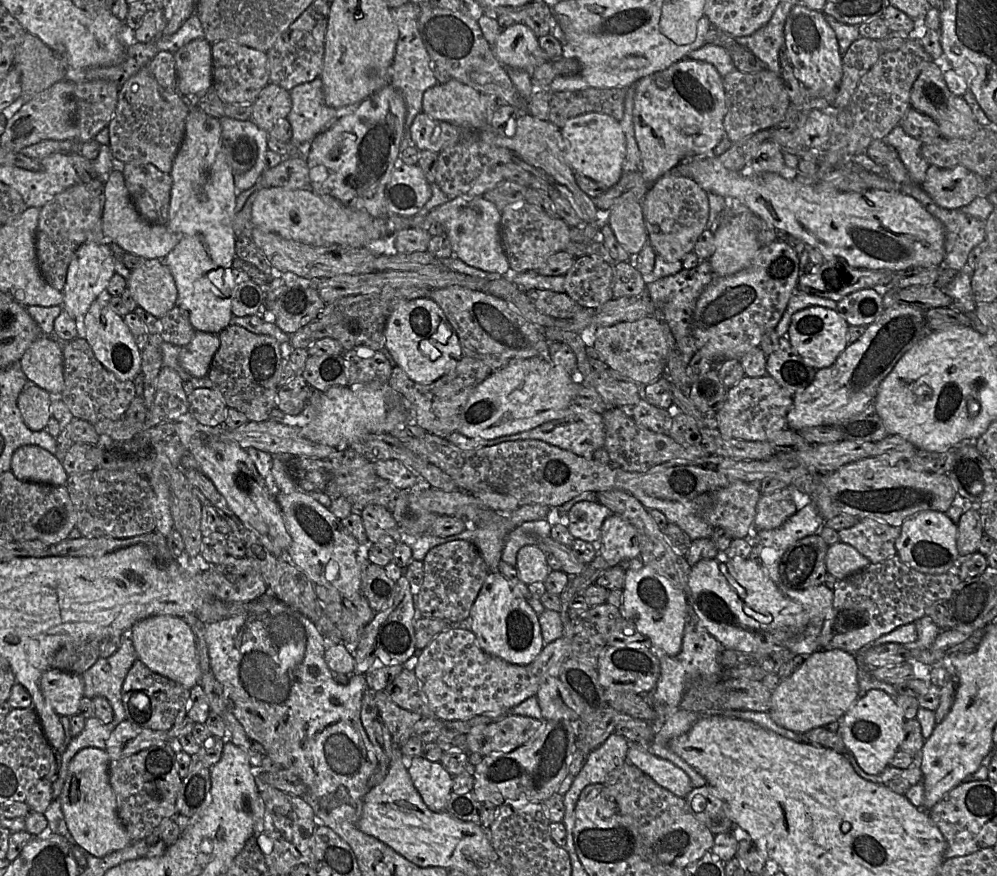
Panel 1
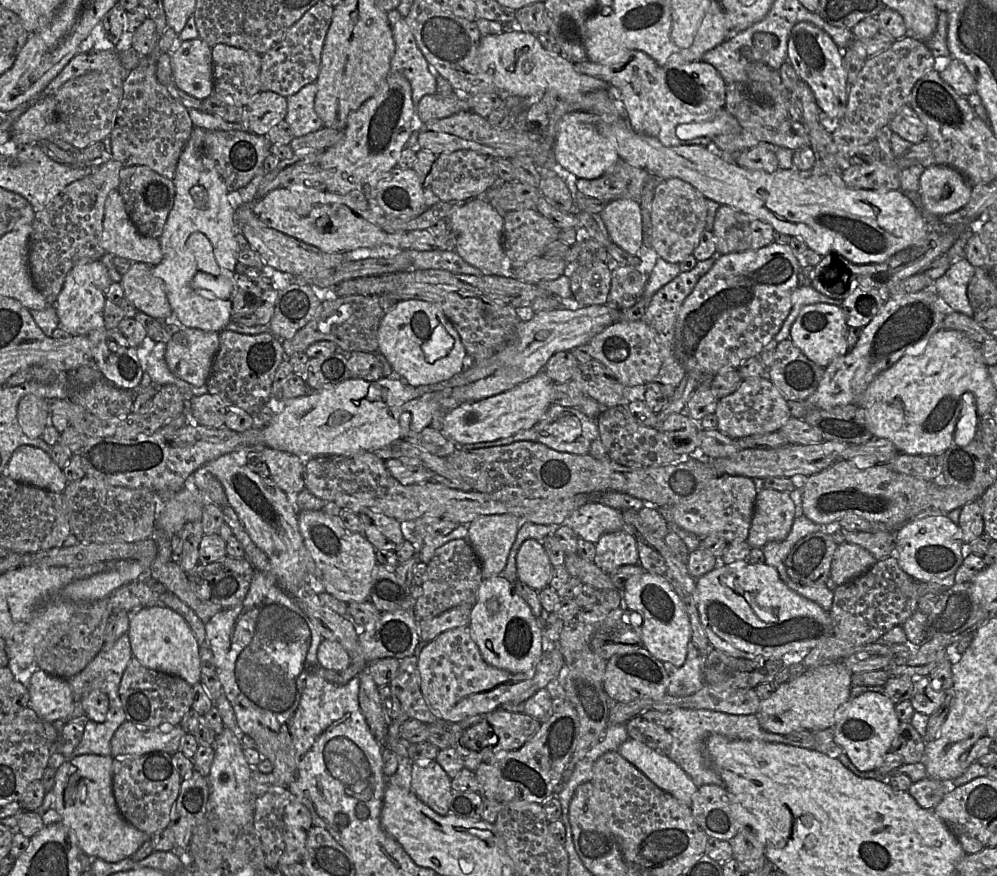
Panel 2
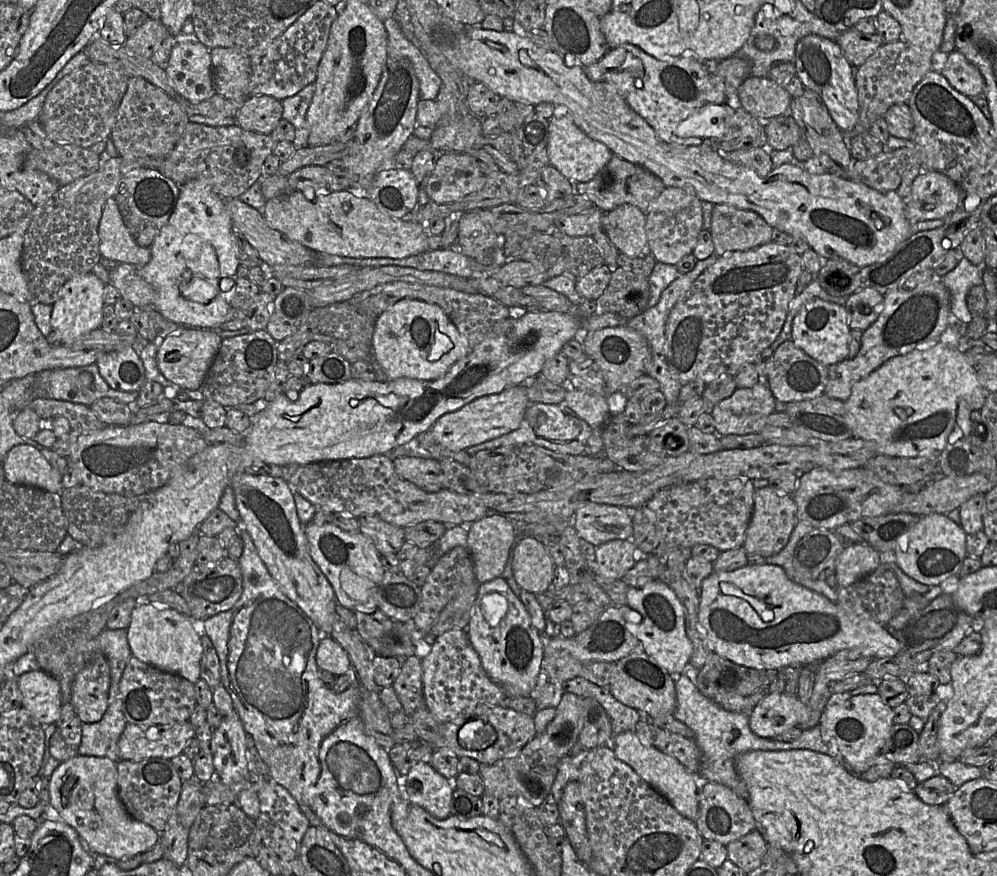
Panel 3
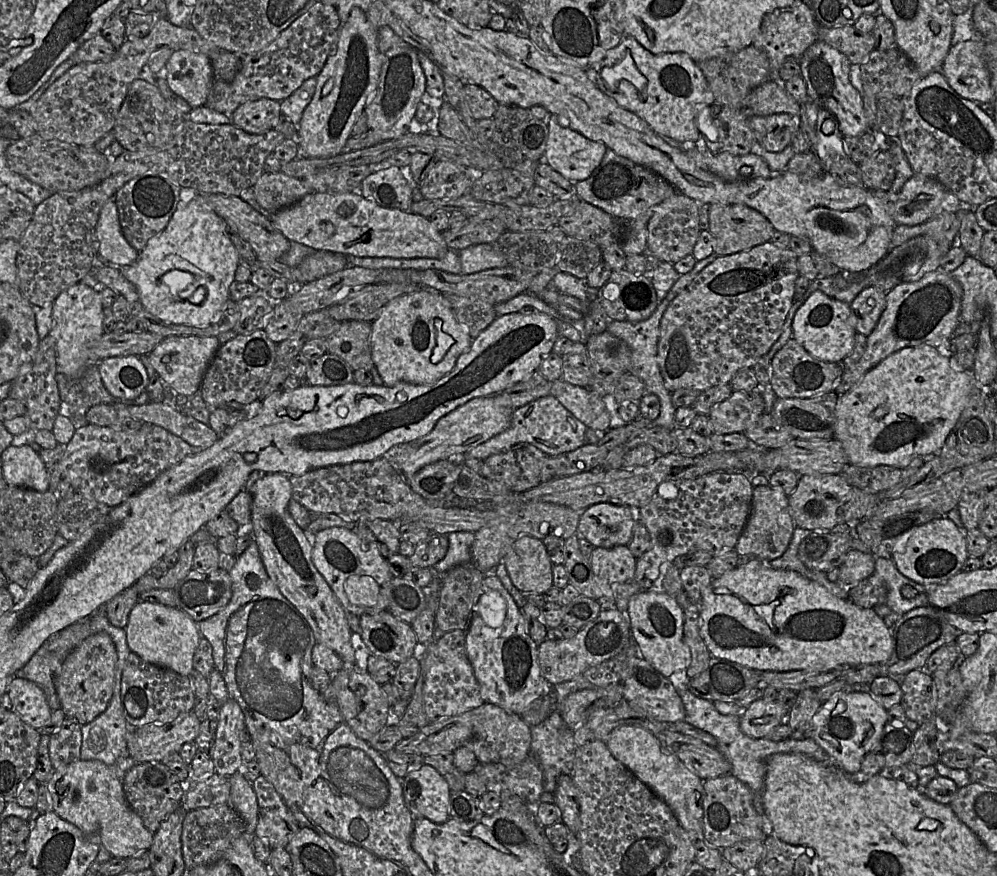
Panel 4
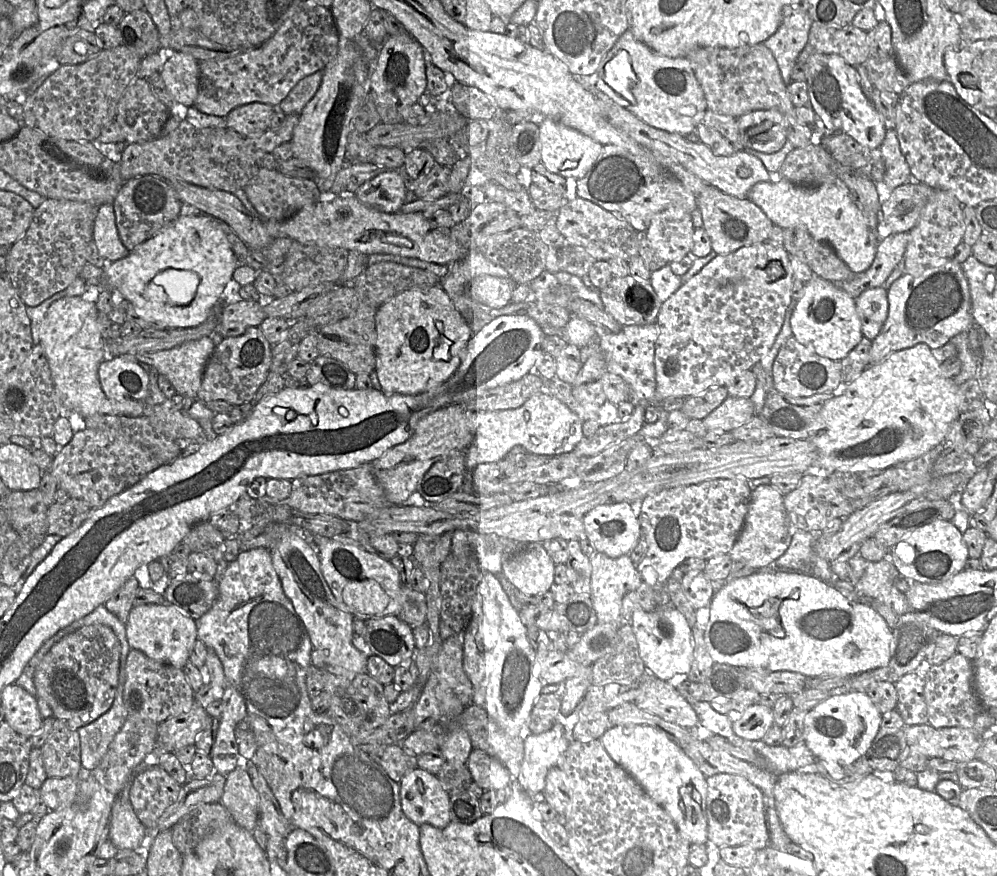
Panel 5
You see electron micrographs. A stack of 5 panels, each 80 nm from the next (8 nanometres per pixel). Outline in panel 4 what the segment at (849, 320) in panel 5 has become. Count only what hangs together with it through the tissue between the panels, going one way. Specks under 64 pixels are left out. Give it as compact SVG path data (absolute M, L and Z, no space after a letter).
M820 290L814 291L797 310L793 338L808 353L822 361L841 363L853 350L856 330L852 324L850 304L834 299Z

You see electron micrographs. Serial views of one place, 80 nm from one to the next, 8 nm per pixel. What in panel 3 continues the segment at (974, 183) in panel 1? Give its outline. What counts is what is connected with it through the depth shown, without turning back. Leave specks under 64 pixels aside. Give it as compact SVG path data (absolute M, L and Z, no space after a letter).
M923 169L913 181L910 196L905 198L906 217L911 223L946 218L960 205L963 194L945 174Z

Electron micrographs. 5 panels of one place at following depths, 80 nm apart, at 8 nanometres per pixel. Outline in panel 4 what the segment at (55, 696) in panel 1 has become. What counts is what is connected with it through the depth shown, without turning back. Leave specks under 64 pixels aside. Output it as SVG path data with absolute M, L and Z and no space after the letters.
M14 676L7 685L6 693L12 702L13 712L22 721L36 730L48 728L52 710L37 684Z

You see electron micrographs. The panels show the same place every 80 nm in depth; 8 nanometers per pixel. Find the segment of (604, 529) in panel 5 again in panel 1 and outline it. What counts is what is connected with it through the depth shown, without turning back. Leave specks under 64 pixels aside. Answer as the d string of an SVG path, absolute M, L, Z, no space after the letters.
M597 501L576 503L565 516L565 524L575 539L598 543L603 522L612 512Z

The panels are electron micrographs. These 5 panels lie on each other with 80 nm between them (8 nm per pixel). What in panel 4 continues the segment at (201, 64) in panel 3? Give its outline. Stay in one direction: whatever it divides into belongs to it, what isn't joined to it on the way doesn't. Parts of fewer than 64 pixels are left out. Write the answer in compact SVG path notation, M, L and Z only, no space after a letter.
M174 50L163 70L170 89L192 108L206 105L214 81L209 56L192 50Z

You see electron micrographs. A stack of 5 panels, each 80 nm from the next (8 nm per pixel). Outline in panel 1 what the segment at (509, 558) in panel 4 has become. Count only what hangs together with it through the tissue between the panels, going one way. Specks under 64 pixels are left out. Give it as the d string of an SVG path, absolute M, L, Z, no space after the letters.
M525 545L517 554L516 568L527 585L543 583L551 571L544 551L537 545Z

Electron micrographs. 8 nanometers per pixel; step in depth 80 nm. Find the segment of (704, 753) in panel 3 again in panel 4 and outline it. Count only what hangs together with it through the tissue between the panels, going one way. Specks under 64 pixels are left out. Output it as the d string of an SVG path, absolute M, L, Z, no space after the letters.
M687 686L679 689L679 695L685 708L684 721L711 734L716 739L717 749L731 764L730 775L736 777L750 788L753 794L754 807L761 817L762 826L767 835L773 834L773 826L765 813L763 803L767 759L777 753L799 753L824 764L836 764L812 737L802 740L789 738L782 742L773 742L765 738L753 739L741 731L739 716L719 713L714 706L714 702L695 696Z

